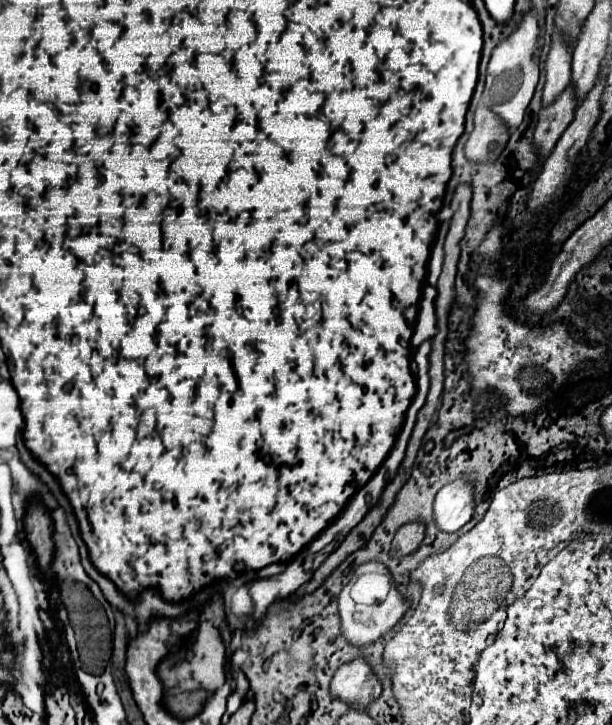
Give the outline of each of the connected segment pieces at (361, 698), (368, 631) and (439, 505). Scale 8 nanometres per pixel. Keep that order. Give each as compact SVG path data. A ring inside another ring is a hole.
M354 659L342 665L330 683L332 697L352 705L366 707L380 697L380 683L364 659Z
M354 579L338 595L342 635L354 647L366 647L384 637L406 613L408 603L402 599L398 589L392 585L388 597L376 605L358 605L350 597Z
M462 479L442 487L434 499L434 523L442 533L456 533L470 521L472 511L472 487Z

